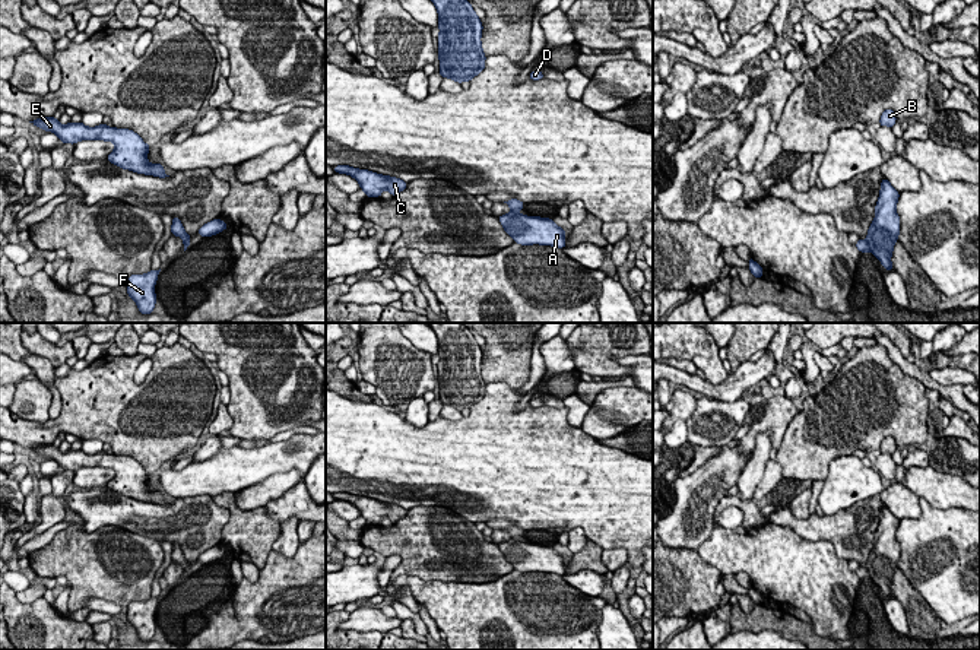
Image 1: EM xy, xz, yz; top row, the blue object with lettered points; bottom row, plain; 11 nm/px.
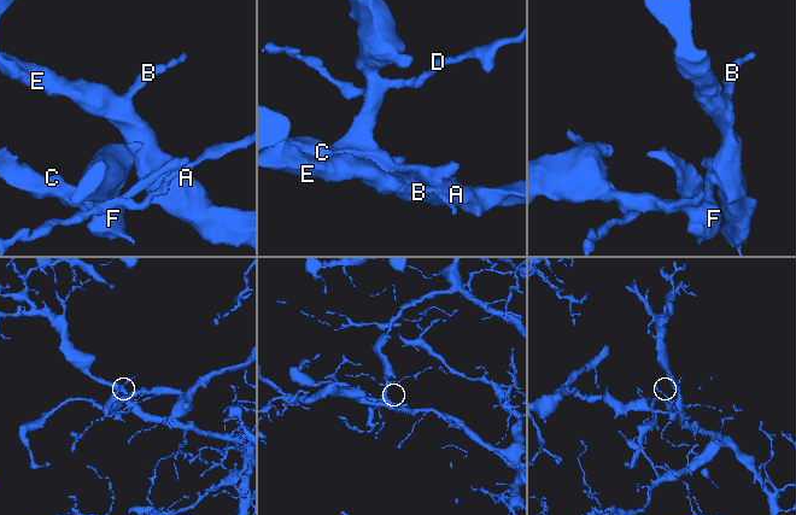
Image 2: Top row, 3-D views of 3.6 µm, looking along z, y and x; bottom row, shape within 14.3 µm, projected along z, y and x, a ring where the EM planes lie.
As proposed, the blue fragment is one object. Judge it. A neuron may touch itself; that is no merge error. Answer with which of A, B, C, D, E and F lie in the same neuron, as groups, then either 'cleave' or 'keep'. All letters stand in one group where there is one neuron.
A B E / C D F; cleave

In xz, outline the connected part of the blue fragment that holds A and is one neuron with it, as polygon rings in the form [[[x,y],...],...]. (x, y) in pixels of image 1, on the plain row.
[[[511,538],[507,542],[501,542],[498,546],[504,558],[517,571],[540,571],[565,576],[567,558],[559,555],[549,545],[526,543],[520,542],[517,538]]]

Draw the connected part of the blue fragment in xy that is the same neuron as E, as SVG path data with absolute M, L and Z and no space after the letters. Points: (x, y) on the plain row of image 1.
M54 444L37 446L29 448L34 453L53 459L63 470L77 470L80 467L105 467L112 469L115 476L107 483L111 491L130 497L139 501L155 502L166 505L164 494L161 491L149 491L148 479L150 476L139 462L127 456L108 454L99 451L96 454L86 454L83 450L69 450L61 453Z

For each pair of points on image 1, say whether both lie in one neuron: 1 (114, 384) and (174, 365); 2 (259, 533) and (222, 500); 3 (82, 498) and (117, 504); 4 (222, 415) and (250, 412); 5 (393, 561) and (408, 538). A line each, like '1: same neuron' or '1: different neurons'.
1: same neuron
2: same neuron
3: same neuron
4: different neurons
5: different neurons

